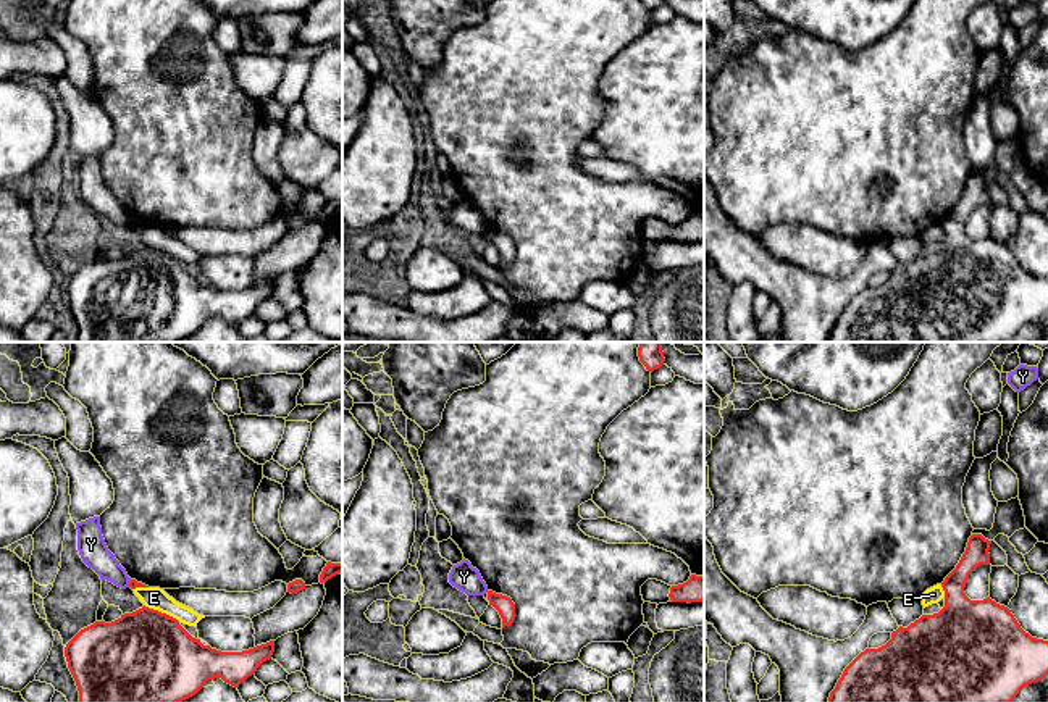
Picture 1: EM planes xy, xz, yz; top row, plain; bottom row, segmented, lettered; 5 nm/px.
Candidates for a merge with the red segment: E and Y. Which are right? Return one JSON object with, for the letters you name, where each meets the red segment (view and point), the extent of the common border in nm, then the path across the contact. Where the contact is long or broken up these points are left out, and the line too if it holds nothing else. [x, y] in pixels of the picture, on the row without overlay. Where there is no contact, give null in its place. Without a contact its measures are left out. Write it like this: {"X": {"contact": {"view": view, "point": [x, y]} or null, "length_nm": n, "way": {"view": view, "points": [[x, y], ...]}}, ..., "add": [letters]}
{"add": []}

